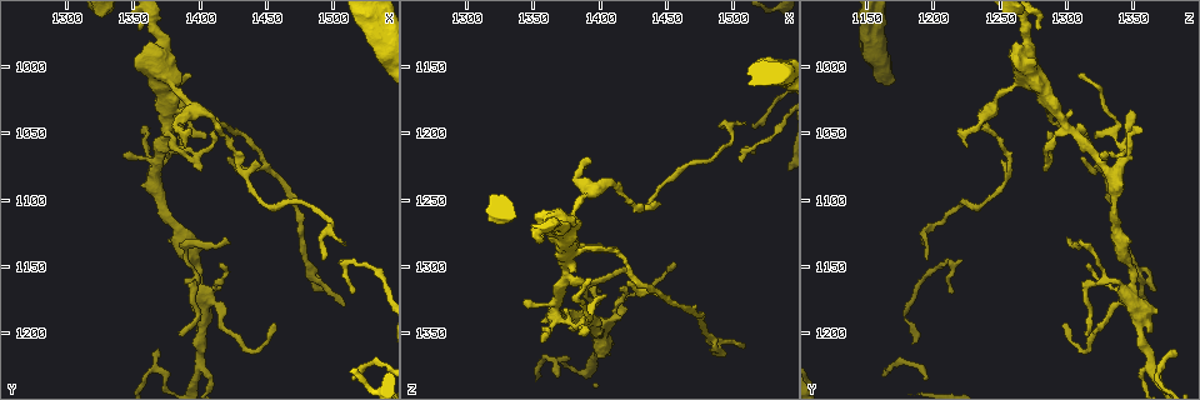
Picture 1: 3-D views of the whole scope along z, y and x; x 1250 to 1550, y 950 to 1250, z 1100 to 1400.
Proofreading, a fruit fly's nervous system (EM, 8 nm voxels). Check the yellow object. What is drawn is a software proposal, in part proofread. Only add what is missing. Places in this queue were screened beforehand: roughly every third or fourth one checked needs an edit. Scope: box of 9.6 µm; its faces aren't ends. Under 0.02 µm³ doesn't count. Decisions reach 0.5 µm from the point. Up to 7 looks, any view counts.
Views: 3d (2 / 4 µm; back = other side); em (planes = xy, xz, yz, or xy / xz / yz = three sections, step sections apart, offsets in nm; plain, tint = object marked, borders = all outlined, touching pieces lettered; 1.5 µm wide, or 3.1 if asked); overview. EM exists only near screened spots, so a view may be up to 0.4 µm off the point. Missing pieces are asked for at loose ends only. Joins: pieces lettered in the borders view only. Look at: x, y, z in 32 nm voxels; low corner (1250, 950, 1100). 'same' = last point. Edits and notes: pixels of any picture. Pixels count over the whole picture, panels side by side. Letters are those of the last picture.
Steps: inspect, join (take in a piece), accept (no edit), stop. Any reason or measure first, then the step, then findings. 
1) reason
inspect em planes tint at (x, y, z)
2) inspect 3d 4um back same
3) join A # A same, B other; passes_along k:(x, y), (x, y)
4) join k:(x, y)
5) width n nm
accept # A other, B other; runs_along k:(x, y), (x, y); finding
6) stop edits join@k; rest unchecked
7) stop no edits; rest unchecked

free end
inspect em planes borders at (1416, 1148, 1316)

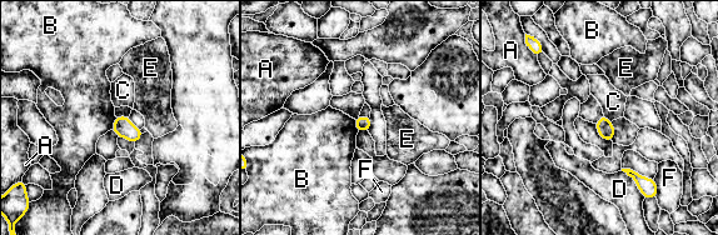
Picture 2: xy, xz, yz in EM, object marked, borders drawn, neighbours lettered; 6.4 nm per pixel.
accept # A other, B other, C other, D other, E other, F other; border 2:(115, 116), (110, 129); no lettered piece goes on from it

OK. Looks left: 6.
thin end
inspect 3d 2um back at (1456, 1192, 1298)

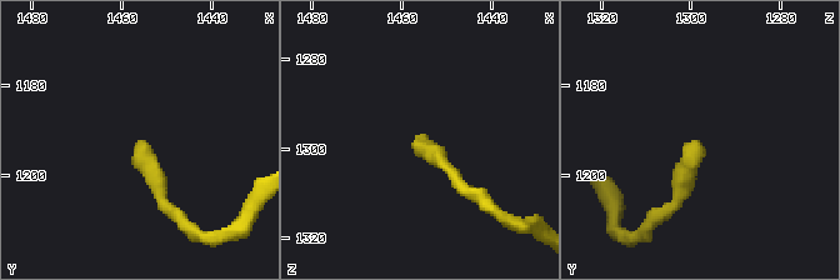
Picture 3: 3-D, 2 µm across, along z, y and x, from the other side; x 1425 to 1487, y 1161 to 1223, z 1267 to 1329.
inspect em xy step 8 tint at (1456, 1192, 1299)

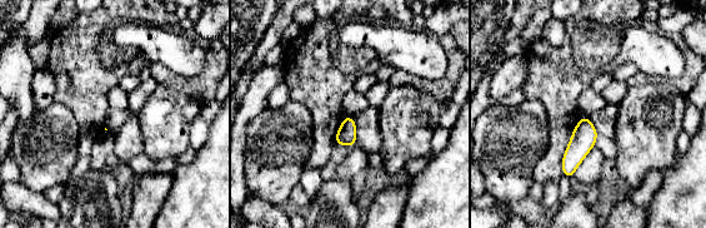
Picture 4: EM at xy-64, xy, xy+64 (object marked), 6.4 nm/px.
cut it another way
inspect em planes borders same

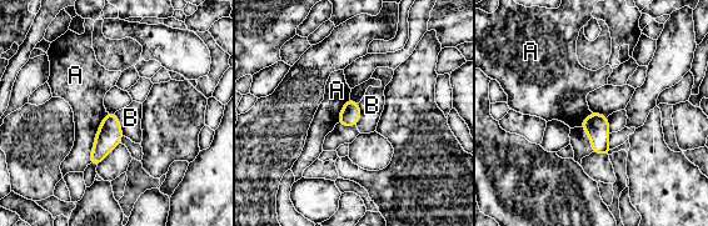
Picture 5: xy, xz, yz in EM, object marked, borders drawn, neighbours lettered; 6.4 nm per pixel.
longest_contact A 360 nm
accept # A other, B other; none of them fits

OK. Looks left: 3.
inspect 3d 2um at (1390, 1060, 1224)

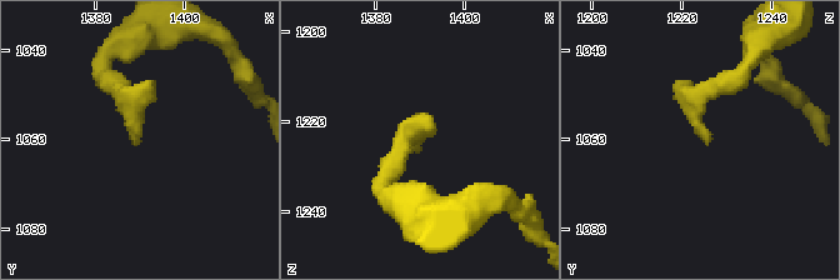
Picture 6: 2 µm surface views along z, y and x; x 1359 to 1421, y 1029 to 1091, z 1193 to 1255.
inspect em planes borders at (1390, 1061, 1226)

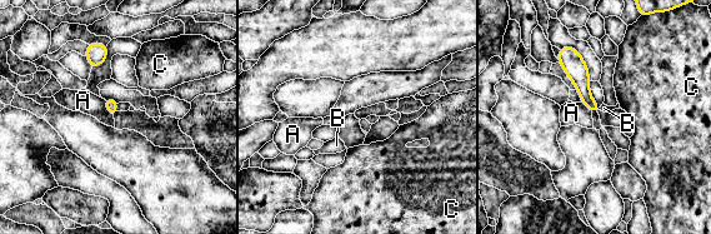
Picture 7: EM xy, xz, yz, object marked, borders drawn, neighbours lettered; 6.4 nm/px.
accept # A other, B other, C other; runs_along 7:(562, 50), (596, 109); no lettered piece goes on from it

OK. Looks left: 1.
stop no edits; rest unchecked

